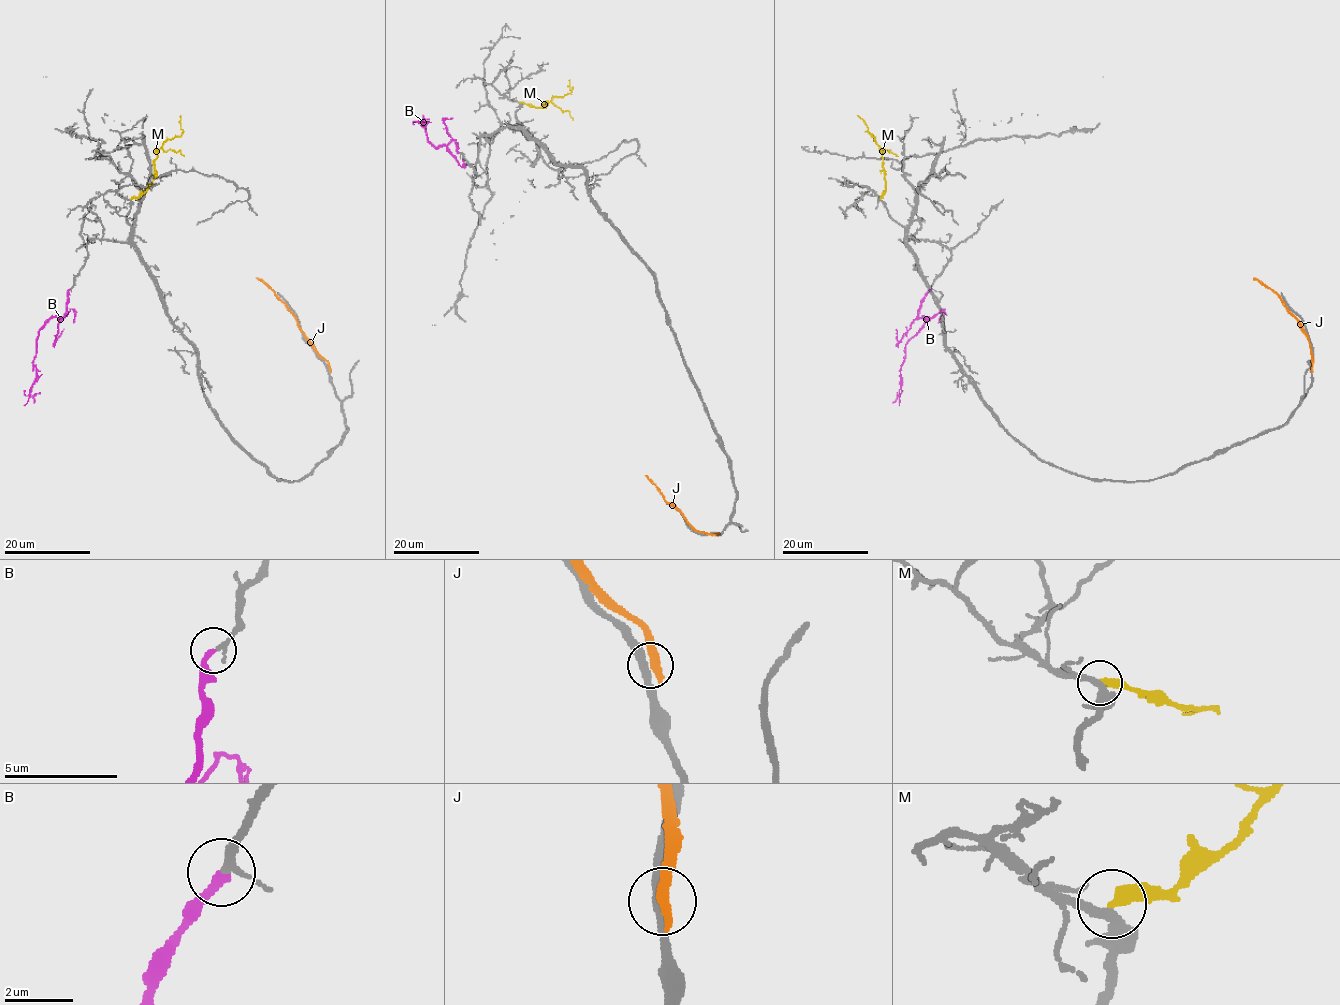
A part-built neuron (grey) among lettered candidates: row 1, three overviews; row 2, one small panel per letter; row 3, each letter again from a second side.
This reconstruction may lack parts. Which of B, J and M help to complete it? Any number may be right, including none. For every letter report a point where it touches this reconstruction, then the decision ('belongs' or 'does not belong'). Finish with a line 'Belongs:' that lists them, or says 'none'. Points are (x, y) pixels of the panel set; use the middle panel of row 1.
B: meets grey at (458, 152); belongs
J: meets grey at (717, 533); does not belong
M: meets grey at (519, 102); does not belong
Belongs: B

